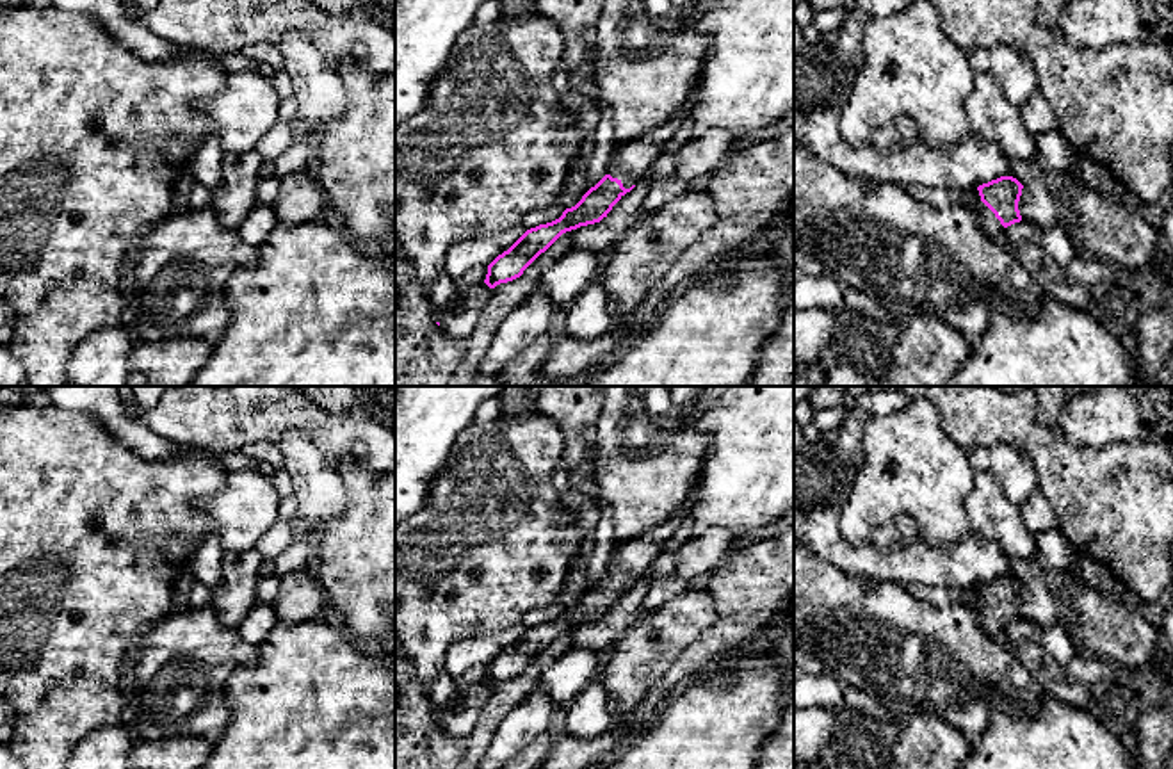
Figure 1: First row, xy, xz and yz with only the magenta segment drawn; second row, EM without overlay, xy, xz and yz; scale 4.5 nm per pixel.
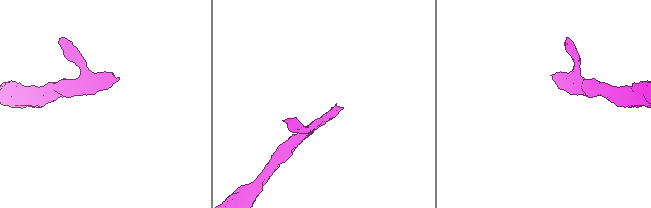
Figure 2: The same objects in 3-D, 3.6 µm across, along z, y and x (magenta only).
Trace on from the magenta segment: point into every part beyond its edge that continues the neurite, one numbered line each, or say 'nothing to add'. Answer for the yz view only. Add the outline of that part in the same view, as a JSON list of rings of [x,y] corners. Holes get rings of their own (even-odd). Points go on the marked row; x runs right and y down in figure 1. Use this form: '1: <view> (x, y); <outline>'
1: yz (992, 226); [[[979,190],[974,194],[974,205],[970,206],[979,215],[981,228],[990,239],[997,239],[1004,226],[995,214],[981,201]]]

